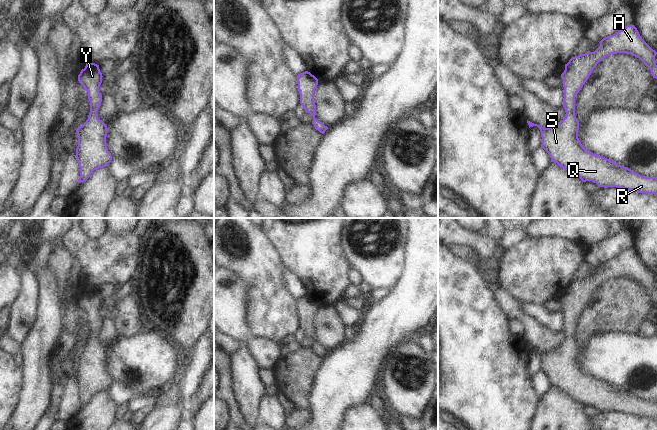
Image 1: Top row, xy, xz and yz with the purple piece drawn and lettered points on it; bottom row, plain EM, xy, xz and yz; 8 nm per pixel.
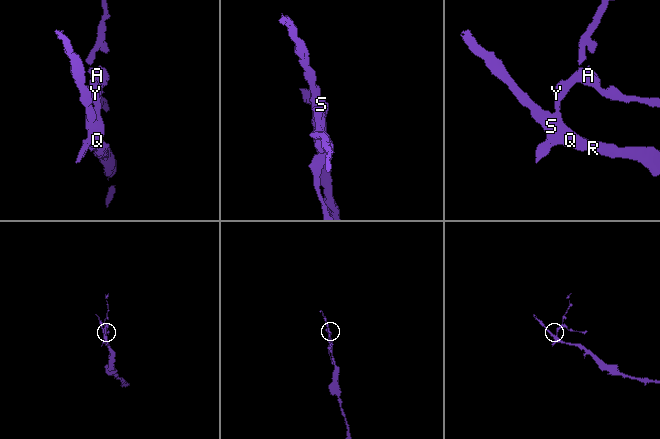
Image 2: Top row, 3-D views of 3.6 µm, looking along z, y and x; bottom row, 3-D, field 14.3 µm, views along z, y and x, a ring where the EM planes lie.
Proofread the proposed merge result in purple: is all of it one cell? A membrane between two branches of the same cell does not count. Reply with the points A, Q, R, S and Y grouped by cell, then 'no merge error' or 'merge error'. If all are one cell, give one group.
A Q R S Y; no merge error

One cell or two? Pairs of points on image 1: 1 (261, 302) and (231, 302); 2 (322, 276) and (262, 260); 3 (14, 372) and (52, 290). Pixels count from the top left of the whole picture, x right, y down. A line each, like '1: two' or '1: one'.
1: two
2: two
3: two

